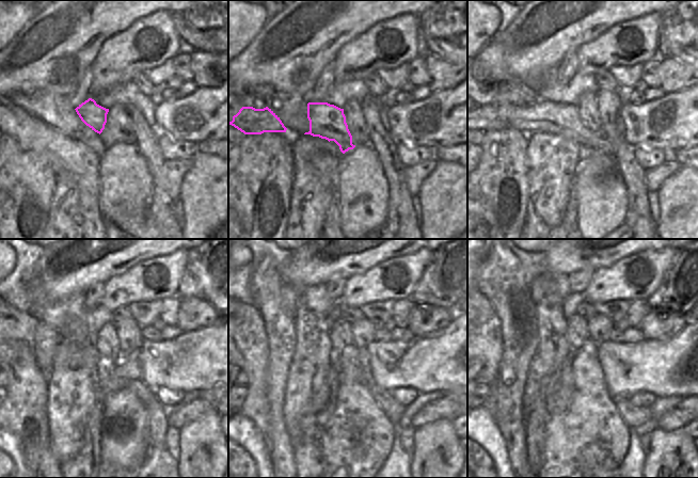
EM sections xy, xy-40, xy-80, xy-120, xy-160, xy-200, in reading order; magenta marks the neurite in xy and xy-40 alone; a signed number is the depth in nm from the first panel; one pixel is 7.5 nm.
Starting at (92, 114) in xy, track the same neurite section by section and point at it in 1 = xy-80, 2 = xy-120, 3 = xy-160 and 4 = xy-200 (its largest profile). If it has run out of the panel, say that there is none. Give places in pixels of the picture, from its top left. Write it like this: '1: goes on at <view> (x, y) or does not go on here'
1: goes on at xy-80 (558, 118)
2: goes on at xy-120 (111, 377)
3: goes on at xy-160 (394, 411)
4: goes on at xy-200 (633, 416)

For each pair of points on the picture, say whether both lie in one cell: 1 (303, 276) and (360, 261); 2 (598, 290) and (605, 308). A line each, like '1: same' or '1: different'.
1: same
2: different

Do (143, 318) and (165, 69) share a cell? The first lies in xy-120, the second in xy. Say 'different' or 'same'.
same

